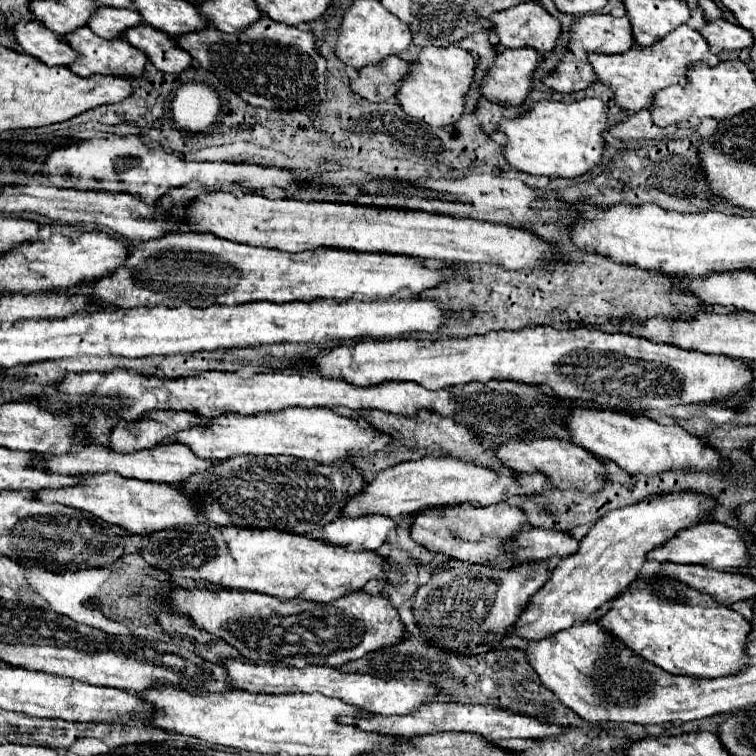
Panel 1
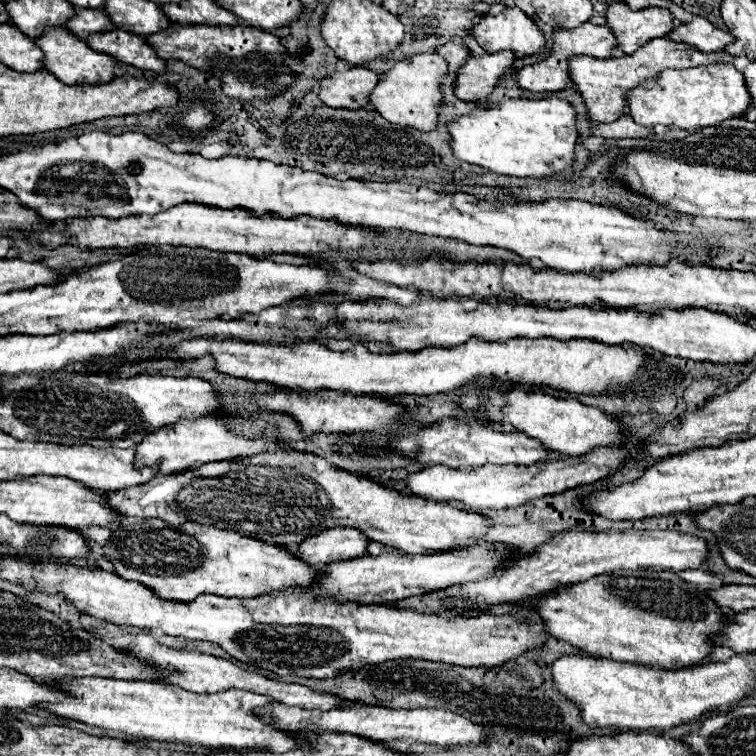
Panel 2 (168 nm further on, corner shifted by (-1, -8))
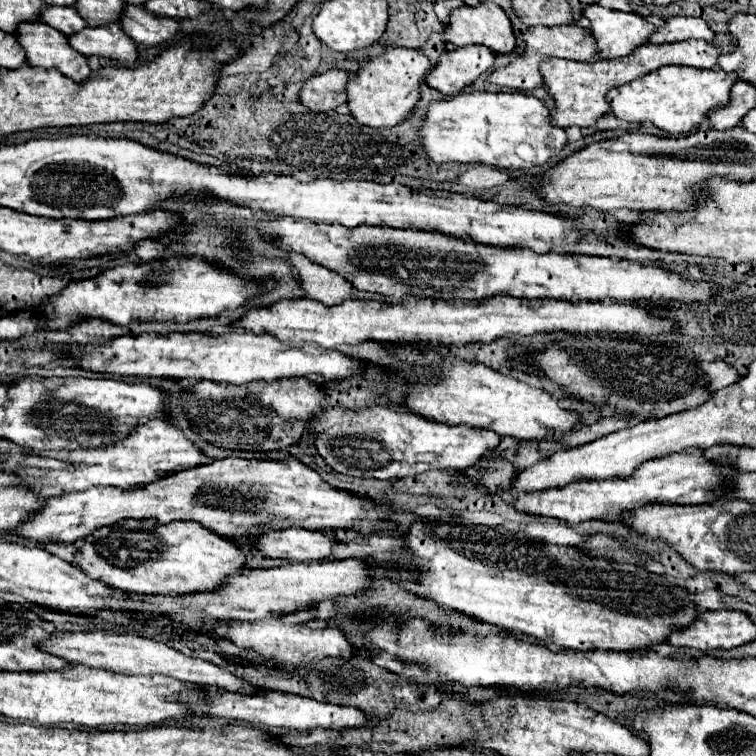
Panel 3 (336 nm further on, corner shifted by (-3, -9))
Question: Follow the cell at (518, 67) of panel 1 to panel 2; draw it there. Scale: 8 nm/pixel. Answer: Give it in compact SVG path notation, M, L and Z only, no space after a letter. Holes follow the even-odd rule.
M498 51L486 55L470 55L466 63L458 69L458 77L454 83L454 95L462 101L480 101L488 99L488 95L498 85L498 79L504 71L512 67L514 53Z

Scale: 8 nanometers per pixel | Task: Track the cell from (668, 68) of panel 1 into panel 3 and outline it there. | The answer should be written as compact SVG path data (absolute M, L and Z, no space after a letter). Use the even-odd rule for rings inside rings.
M716 36L714 44L704 40L686 40L676 44L644 44L632 54L618 60L594 60L594 62L574 62L564 58L550 58L542 62L544 86L556 100L556 110L552 114L554 124L560 128L568 126L594 126L598 118L602 118L610 104L606 102L606 94L620 84L636 80L644 74L650 74L662 66L692 66L692 68L716 68L716 60L720 54L732 52L734 40L732 36Z

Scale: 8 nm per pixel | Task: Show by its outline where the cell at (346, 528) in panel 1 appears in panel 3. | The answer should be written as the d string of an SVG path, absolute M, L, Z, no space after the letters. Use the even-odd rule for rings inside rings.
M278 530L256 538L256 546L264 556L286 558L294 562L322 562L332 558L336 540L326 532L310 530Z

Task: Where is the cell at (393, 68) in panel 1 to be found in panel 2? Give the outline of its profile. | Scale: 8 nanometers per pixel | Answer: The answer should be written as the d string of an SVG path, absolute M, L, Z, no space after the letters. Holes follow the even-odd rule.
M364 67L338 69L320 81L320 101L332 109L364 109L378 75Z

